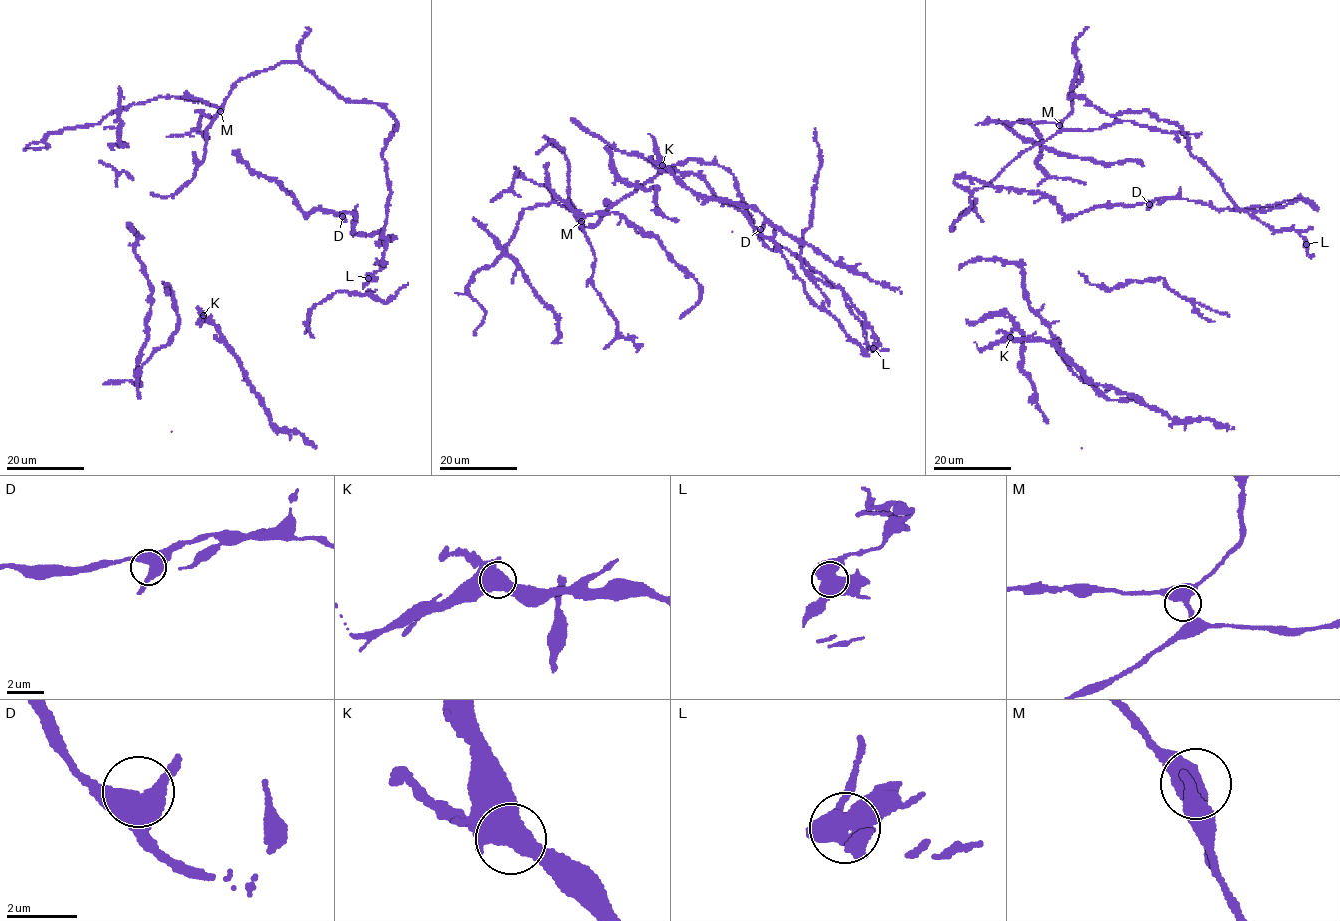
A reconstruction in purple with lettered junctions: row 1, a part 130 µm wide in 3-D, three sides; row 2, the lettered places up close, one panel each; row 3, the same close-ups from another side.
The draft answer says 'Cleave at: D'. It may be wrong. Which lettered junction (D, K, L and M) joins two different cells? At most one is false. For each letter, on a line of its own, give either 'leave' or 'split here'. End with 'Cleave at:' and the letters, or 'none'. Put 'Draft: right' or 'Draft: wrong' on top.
Draft: wrong
D: leave
K: leave
L: split here
M: leave
Cleave at: L

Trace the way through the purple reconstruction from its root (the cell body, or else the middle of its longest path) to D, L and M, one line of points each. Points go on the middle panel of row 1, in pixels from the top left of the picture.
D: (610, 208), (673, 165), (722, 167), (765, 246), (784, 248), (842, 290), (866, 353), (816, 306), (760, 229)
L: (610, 208), (673, 165), (715, 163), (734, 176), (765, 246), (784, 248), (843, 290), (873, 331), (873, 348)
M: (610, 208), (594, 226), (582, 225), (584, 230), (581, 221)

